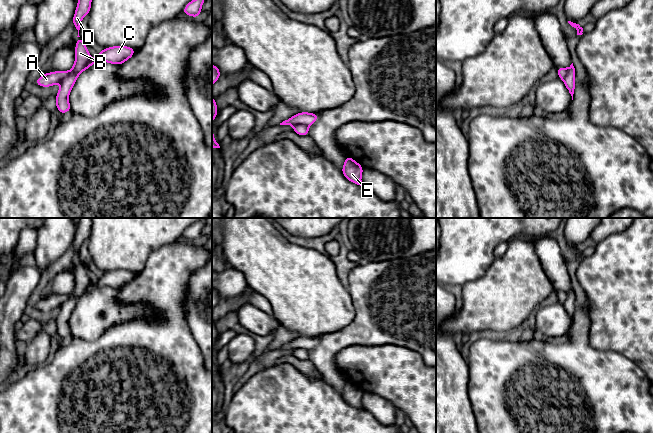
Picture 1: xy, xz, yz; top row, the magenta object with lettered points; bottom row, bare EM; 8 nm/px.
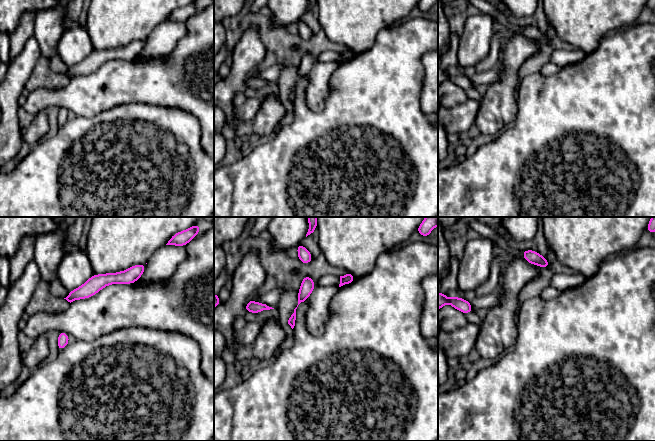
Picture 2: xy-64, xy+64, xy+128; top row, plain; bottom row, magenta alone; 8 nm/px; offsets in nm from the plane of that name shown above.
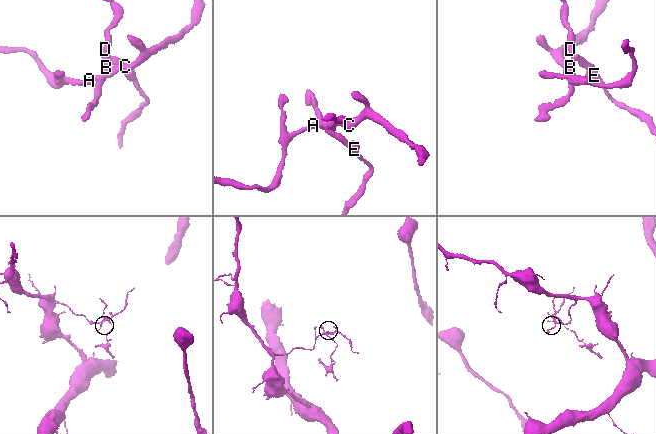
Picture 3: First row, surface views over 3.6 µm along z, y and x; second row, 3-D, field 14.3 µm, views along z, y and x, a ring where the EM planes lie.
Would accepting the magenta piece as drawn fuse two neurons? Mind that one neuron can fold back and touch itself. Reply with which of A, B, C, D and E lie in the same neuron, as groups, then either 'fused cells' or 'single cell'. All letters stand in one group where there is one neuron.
A C / B D E | fused cells

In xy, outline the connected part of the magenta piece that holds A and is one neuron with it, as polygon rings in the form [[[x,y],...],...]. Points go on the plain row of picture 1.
[[[54,295],[45,297],[35,305],[35,308],[41,311],[51,311],[54,308],[61,306],[68,300],[68,298],[69,295]]]

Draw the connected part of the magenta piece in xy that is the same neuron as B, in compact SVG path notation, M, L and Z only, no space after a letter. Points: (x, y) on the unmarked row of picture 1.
M79 218L78 228L74 237L74 241L72 243L72 247L78 254L78 263L76 264L75 270L75 286L72 293L69 295L68 300L61 305L60 313L55 320L56 332L61 338L71 335L68 323L69 318L81 295L87 290L91 282L91 279L89 278L83 263L79 262L80 246L85 240L89 238L91 227L91 218Z

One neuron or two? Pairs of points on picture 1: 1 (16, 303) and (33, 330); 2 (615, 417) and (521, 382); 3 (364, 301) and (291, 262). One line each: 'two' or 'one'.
1: two
2: one
3: two

